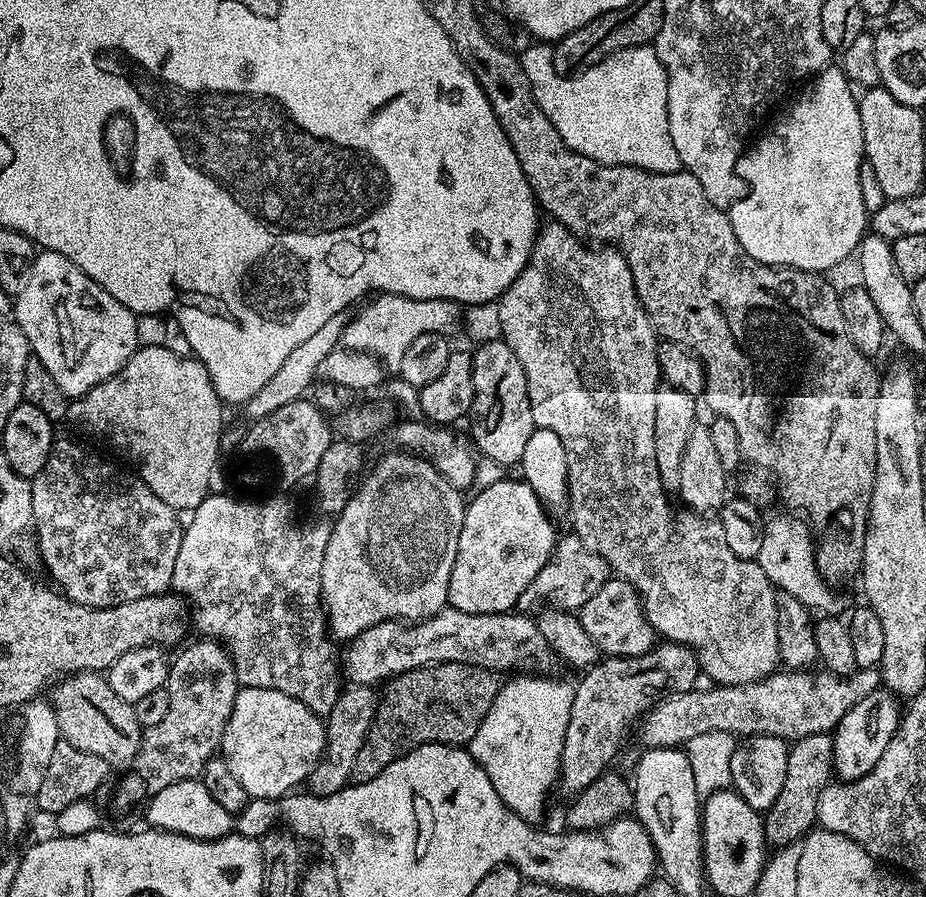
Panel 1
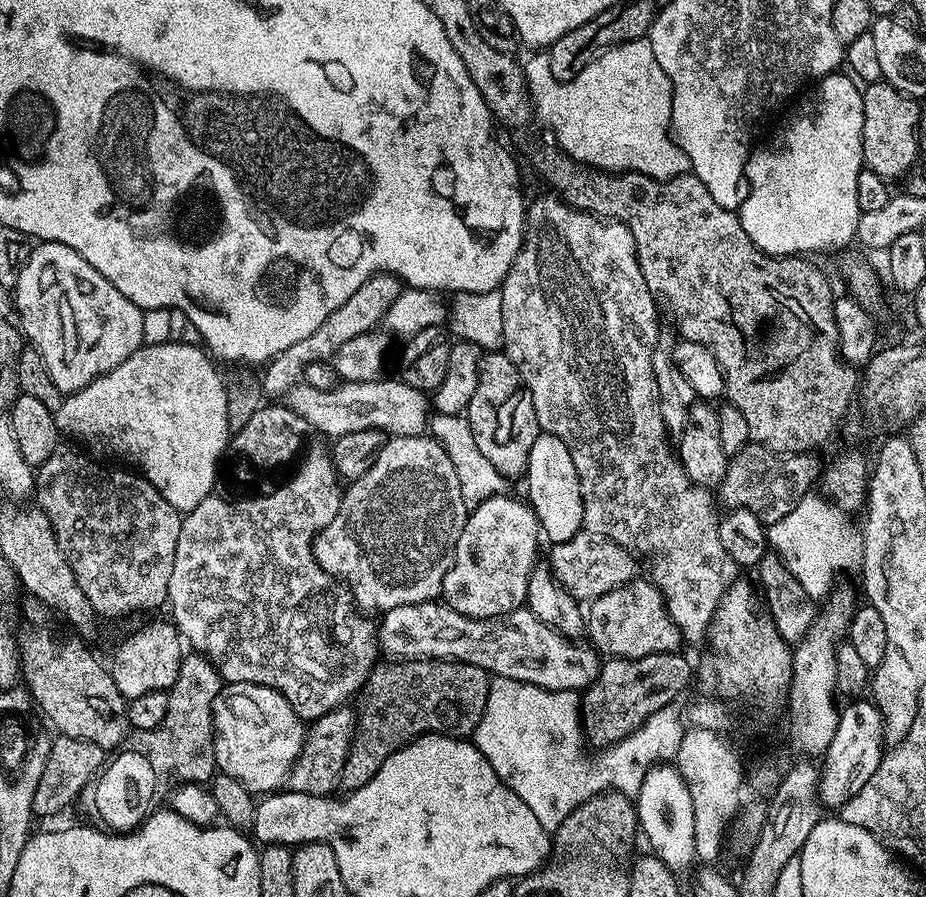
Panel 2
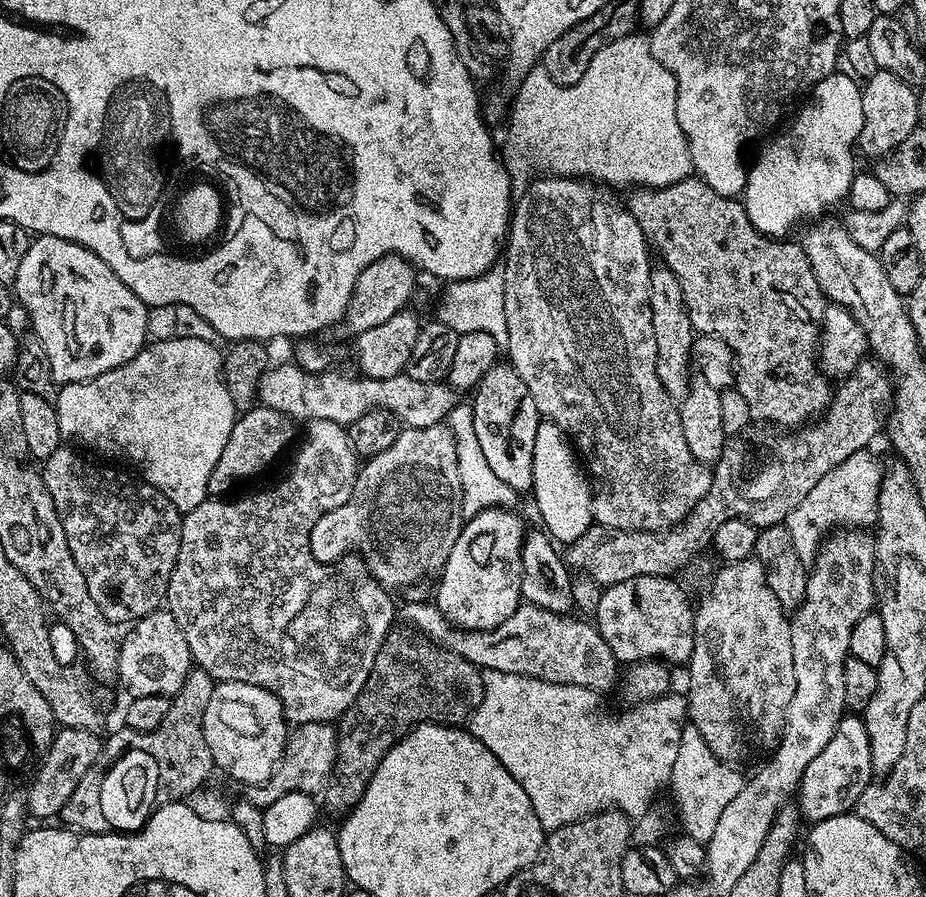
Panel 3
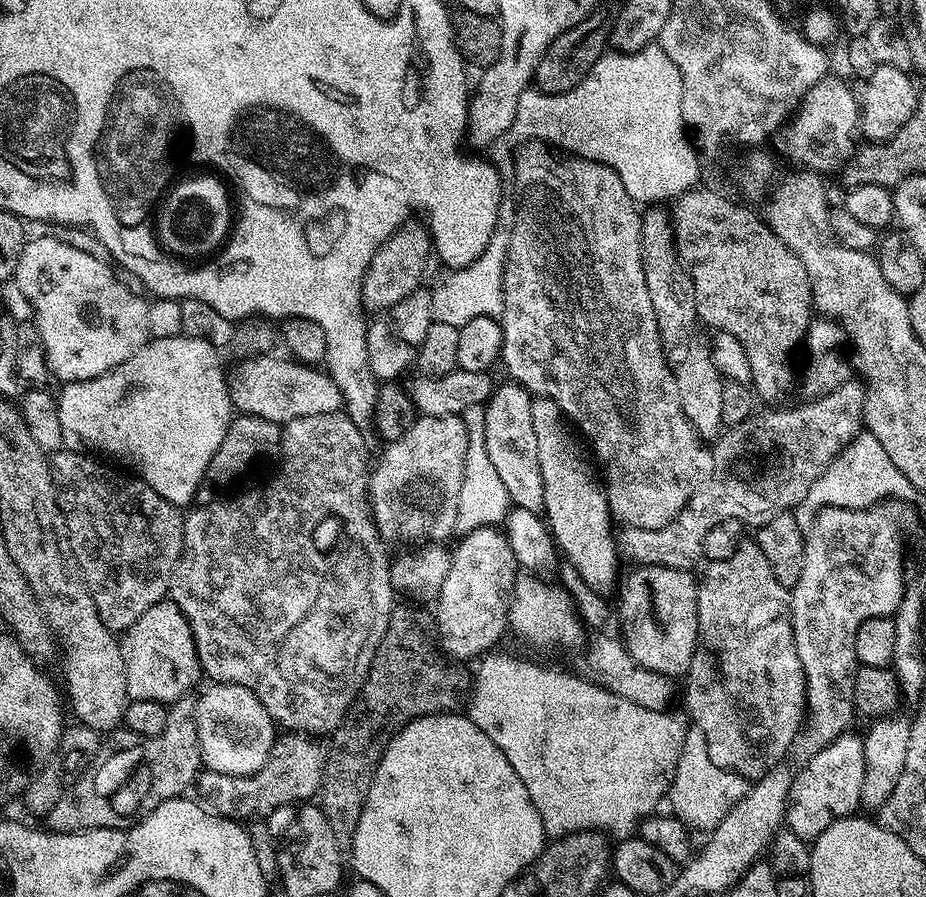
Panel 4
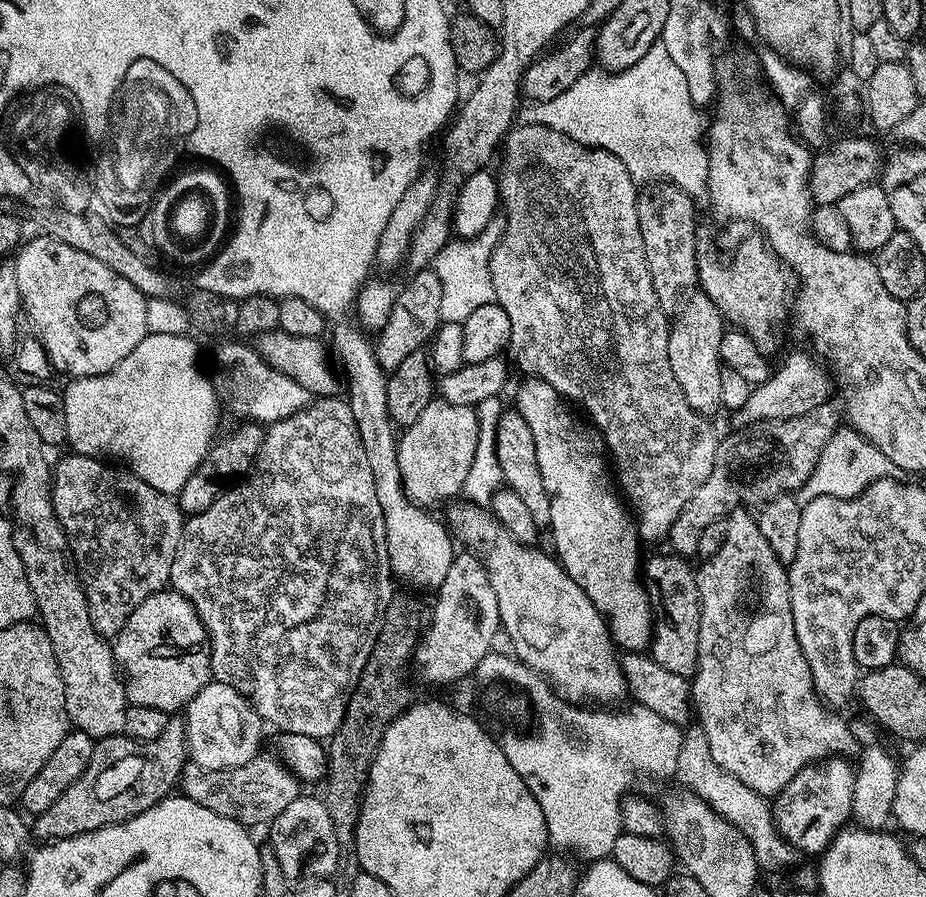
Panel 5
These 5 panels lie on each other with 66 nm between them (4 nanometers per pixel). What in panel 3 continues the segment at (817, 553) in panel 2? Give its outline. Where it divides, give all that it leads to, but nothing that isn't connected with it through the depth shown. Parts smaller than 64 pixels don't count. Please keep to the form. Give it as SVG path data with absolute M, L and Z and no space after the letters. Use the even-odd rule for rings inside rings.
M872 450L855 452L846 458L830 474L818 478L814 490L802 498L802 502L794 510L790 510L786 527L794 542L794 550L798 558L805 562L816 559L822 541L833 530L841 526L872 526L876 523L878 509L876 503L880 494L880 484L886 475L885 465L876 461ZM868 524L868 525L864 525Z

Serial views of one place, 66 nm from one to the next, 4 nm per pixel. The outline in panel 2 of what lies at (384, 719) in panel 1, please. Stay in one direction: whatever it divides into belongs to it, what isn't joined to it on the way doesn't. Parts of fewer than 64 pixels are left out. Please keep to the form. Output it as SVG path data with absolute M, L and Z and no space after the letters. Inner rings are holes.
M457 660L383 663L373 667L354 704L356 733L350 742L350 754L346 756L346 766L342 766L339 782L345 793L366 786L366 782L382 770L386 758L394 756L398 749L419 736L438 732L442 736L471 737L482 718L482 710L486 710L492 682L490 673L478 666Z

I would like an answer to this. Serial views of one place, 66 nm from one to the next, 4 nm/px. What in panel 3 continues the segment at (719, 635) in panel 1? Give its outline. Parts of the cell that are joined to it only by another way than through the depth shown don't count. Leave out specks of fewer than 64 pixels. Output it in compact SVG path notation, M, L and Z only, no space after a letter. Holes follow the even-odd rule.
M544 174L539 178L533 179L531 183L523 189L524 197L515 201L508 226L508 234L506 237L506 251L502 256L502 269L505 278L505 308L506 308L506 325L509 334L509 342L506 347L508 353L507 359L510 361L514 370L518 370L518 378L522 378L522 382L526 382L526 390L530 390L530 394L534 394L534 402L538 406L541 417L546 420L553 420L558 427L564 431L565 436L574 445L579 459L582 461L583 467L586 469L587 475L590 477L592 486L592 518L599 527L604 530L613 532L659 532L672 527L673 524L681 524L686 517L692 513L692 507L701 500L710 490L712 485L712 473L709 465L699 464L694 458L694 454L690 454L690 446L686 446L686 434L682 434L682 422L677 405L670 398L670 394L666 392L662 386L662 382L658 378L658 370L656 369L656 347L654 346L654 322L652 321L652 311L650 310L650 274L652 273L653 261L648 261L650 257L650 249L647 240L642 234L642 226L638 226L638 222L634 218L634 214L623 203L620 204L611 196L607 187L601 186L596 182L585 182L580 178L571 176L557 176L555 174Z

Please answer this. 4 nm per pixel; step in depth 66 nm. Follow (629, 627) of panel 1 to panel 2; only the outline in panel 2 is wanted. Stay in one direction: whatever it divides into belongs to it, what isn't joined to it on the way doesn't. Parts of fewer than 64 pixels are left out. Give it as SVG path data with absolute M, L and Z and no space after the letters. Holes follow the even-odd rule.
M648 578L631 580L591 601L586 608L586 636L597 652L622 660L674 652L682 644L681 634L664 604L664 595Z

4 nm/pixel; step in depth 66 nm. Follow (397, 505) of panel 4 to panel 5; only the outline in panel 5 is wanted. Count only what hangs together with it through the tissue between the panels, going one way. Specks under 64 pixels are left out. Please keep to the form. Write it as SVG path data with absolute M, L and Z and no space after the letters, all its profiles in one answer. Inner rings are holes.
M433 398L426 410L422 410L418 422L403 429L398 436L398 470L402 474L405 494L425 510L431 509L431 504L459 497L474 462L478 436L479 420L475 407L454 406L445 400Z

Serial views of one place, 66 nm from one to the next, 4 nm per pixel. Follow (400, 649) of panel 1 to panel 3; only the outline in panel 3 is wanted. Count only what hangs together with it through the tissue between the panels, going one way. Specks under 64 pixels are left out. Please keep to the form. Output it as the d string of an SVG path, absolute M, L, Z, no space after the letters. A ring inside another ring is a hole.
M408 602L405 605L405 608L402 608L402 620L404 616L405 622L408 623L405 625L411 626L419 635L427 636L433 644L438 644L440 647L466 658L481 670L489 668L490 670L502 670L508 674L522 674L555 684L586 686L590 690L601 694L607 693L607 688L615 689L617 687L618 661L614 658L610 646L606 646L606 638L602 638L602 634L596 629L595 623L588 621L587 624L584 620L571 620L573 618L571 615L547 612L534 607L533 604L524 602L521 603L514 614L510 614L510 618L506 618L506 622L502 622L502 626L490 630L474 630L471 632L465 628L454 627L444 617L442 610L436 608L435 603Z

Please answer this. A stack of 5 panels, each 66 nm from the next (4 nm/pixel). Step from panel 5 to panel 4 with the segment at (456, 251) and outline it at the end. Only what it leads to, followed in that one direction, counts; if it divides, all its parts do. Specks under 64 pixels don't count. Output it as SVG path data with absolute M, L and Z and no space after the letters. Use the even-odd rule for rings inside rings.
M508 194L500 197L500 210L495 220L494 232L487 243L487 250L466 267L449 269L432 293L432 315L435 321L461 328L473 318L498 318L504 313L504 262L509 254L510 238L517 221L519 199Z

